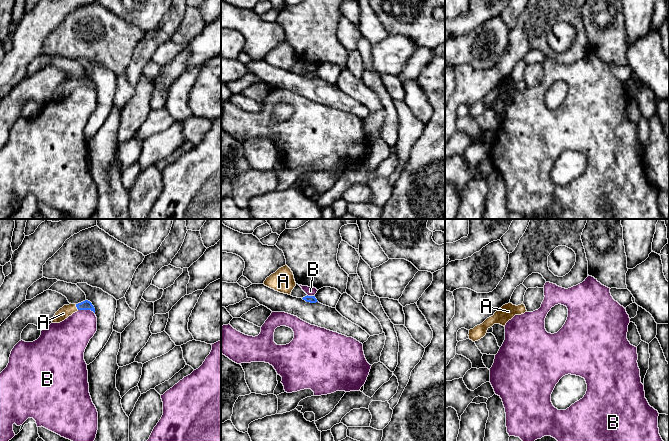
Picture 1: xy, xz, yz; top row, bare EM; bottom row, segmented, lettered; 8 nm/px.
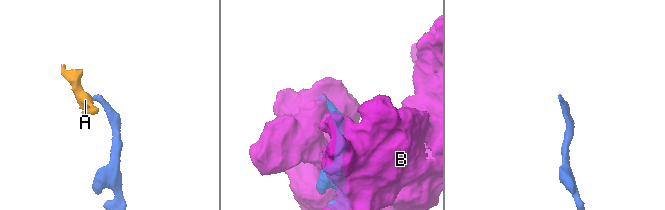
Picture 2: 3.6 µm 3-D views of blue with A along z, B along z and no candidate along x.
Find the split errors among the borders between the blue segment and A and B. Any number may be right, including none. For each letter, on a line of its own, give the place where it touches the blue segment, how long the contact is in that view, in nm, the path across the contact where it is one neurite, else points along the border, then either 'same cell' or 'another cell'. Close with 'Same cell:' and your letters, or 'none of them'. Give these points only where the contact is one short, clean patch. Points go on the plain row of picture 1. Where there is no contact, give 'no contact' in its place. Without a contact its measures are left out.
A: meets blue in xy at (76, 82); contact 50 nm long; runs through xy (85, 81), (76, 82), (63, 89); same cell
B: meets blue in xy at (86, 85); contact 140 nm long; another cell
Same cell: A

